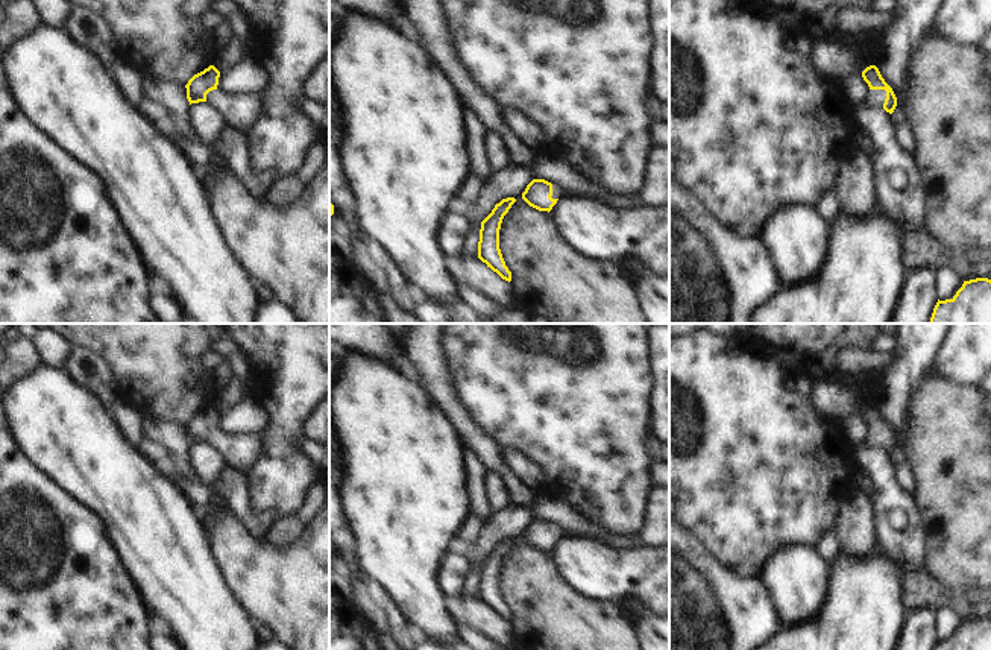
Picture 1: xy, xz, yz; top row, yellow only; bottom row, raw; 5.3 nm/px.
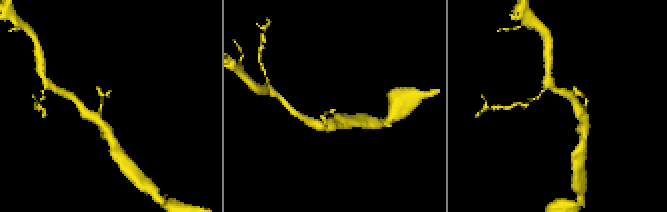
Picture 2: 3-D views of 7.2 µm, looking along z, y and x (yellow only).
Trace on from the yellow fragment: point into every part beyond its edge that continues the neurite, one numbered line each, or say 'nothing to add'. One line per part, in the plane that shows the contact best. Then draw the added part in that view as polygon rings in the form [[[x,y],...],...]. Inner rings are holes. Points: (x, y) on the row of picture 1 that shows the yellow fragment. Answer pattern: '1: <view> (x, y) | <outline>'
1: yz (876, 97) | [[[870,90],[865,105],[873,108],[883,108],[885,99],[886,99],[885,90]]]

